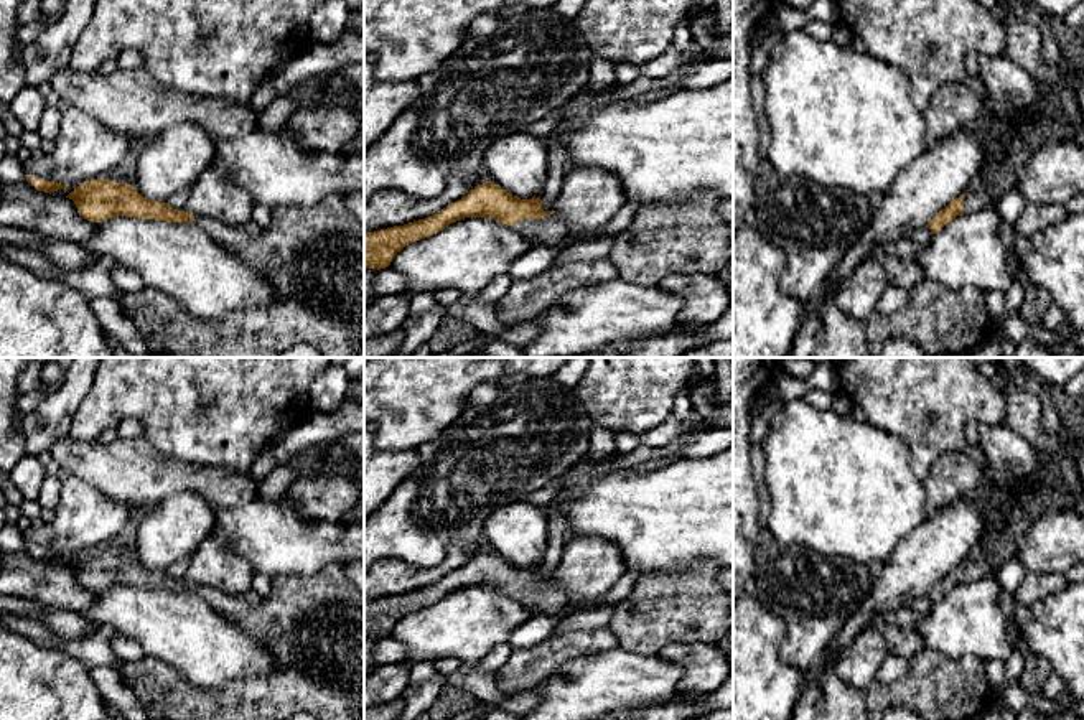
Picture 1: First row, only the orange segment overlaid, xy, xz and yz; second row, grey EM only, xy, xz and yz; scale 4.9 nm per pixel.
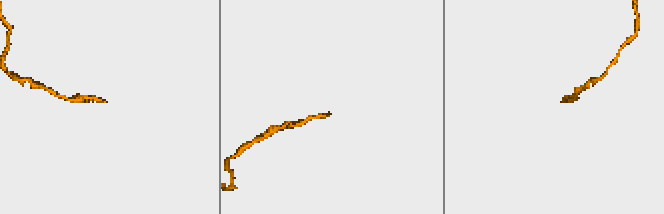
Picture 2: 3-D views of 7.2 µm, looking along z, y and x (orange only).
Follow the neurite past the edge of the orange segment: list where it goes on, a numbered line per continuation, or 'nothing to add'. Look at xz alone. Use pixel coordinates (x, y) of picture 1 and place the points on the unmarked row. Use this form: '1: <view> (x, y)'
1: xz (551, 598)

